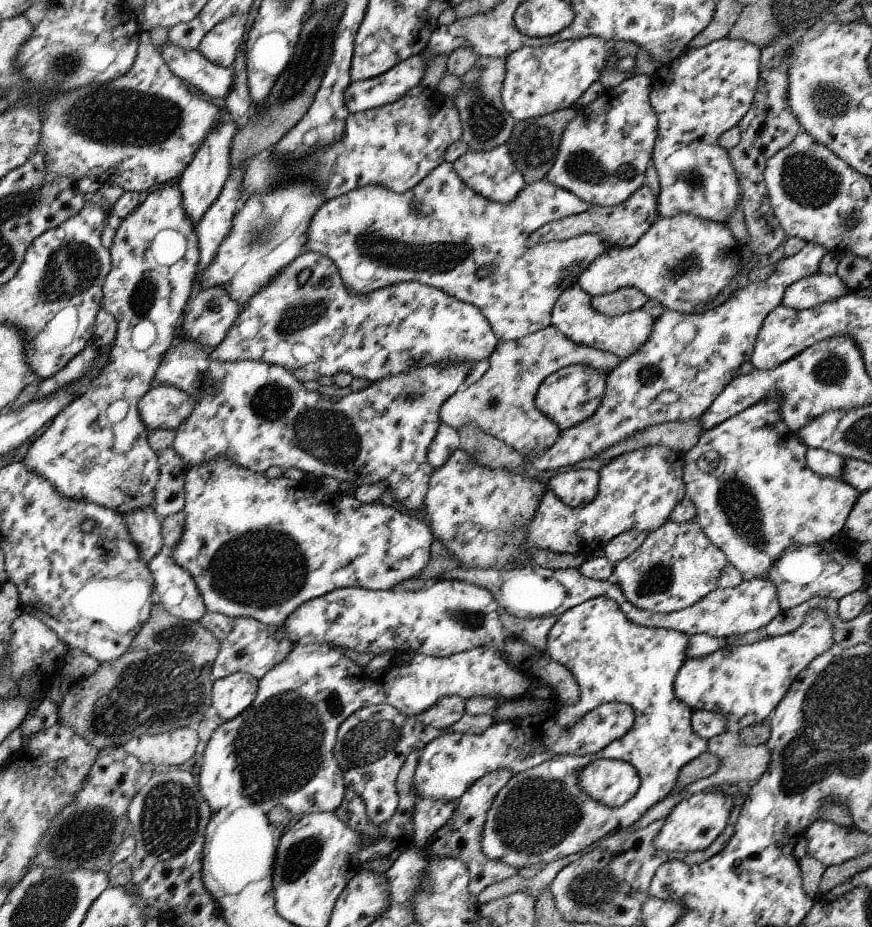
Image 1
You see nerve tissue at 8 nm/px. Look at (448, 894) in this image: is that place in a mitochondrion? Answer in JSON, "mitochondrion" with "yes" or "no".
{"mitochondrion":"no"}

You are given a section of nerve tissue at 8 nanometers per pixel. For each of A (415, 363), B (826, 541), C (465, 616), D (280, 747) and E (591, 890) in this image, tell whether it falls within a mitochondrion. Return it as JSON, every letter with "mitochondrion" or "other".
{"A":"other","B":"other","C":"mitochondrion","D":"mitochondrion","E":"mitochondrion"}

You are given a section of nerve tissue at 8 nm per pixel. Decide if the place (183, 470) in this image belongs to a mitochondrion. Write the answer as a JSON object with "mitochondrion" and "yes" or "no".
{"mitochondrion":"no"}

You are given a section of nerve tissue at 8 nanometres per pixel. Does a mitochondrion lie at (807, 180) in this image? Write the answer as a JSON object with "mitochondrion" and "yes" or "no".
{"mitochondrion":"yes"}

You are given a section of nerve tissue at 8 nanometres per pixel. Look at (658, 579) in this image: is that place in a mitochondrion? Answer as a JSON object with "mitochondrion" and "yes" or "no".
{"mitochondrion":"yes"}

